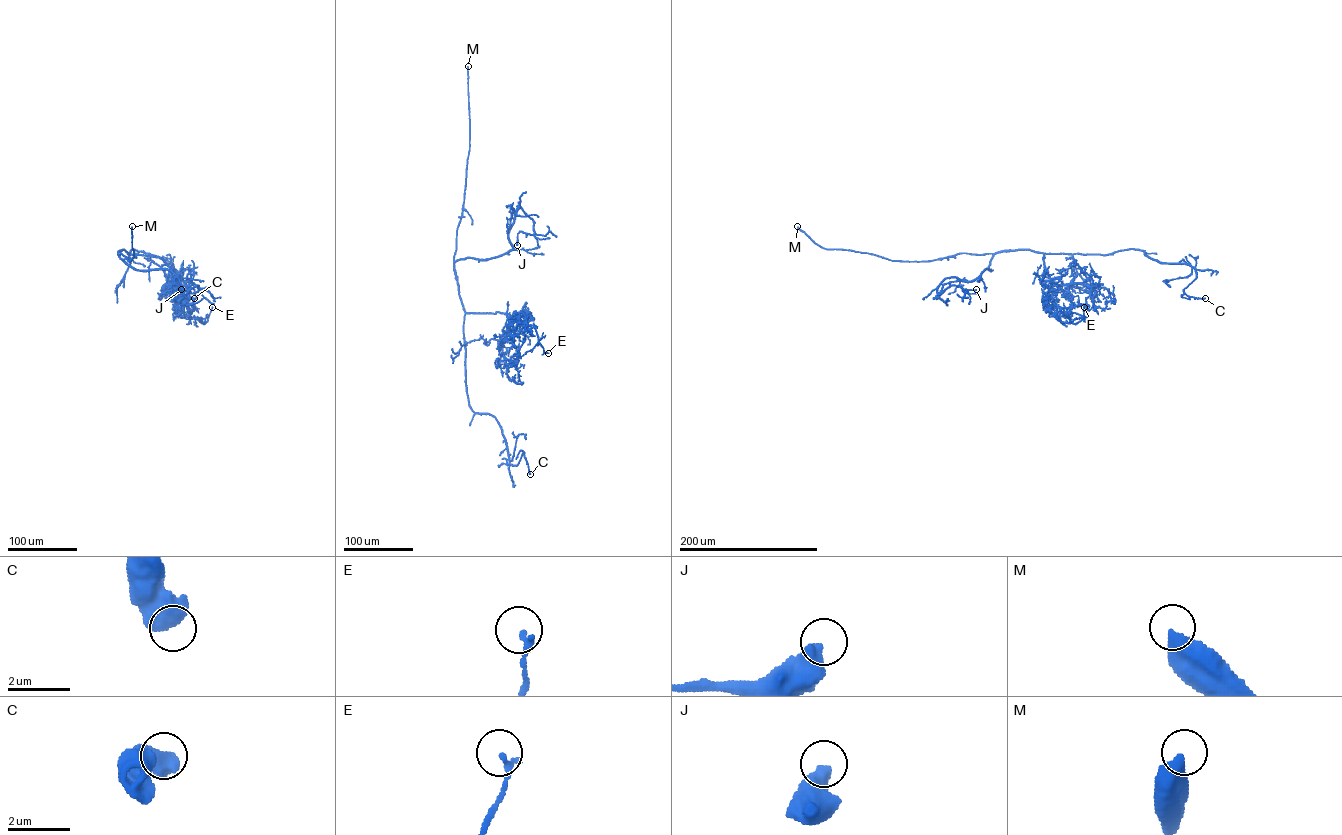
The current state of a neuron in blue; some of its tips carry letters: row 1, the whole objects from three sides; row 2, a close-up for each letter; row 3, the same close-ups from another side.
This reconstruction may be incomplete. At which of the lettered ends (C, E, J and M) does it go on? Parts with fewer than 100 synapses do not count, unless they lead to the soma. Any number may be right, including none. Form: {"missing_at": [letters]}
{"missing_at": ["M"]}

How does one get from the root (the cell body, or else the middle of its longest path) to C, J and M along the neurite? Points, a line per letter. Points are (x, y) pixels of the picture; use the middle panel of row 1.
C: (462, 301), (469, 406), (475, 412), (495, 418), (509, 463), (517, 465), (523, 453), (530, 474)
J: (462, 301), (454, 263), (512, 249), (508, 233), (519, 206), (534, 233), (519, 231), (517, 245)
M: (462, 301), (454, 258), (469, 149), (468, 66)

